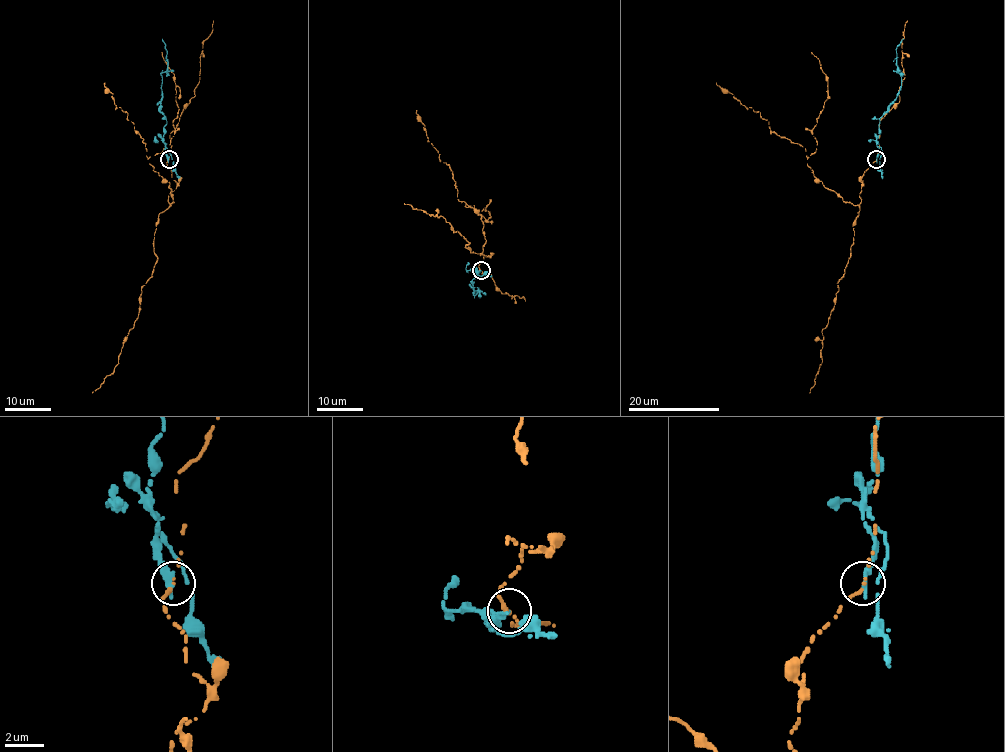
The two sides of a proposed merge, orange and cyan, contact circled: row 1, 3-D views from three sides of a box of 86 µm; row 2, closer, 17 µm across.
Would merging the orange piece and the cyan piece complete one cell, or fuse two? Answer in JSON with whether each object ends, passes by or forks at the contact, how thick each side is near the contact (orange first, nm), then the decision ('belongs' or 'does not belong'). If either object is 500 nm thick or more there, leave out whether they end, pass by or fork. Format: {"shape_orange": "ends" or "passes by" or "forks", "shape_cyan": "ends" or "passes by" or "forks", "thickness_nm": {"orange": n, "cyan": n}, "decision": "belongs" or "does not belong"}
{"shape_orange": "ends", "shape_cyan": "ends", "thickness_nm": {"orange": 180, "cyan": 320}, "decision": "does not belong"}

